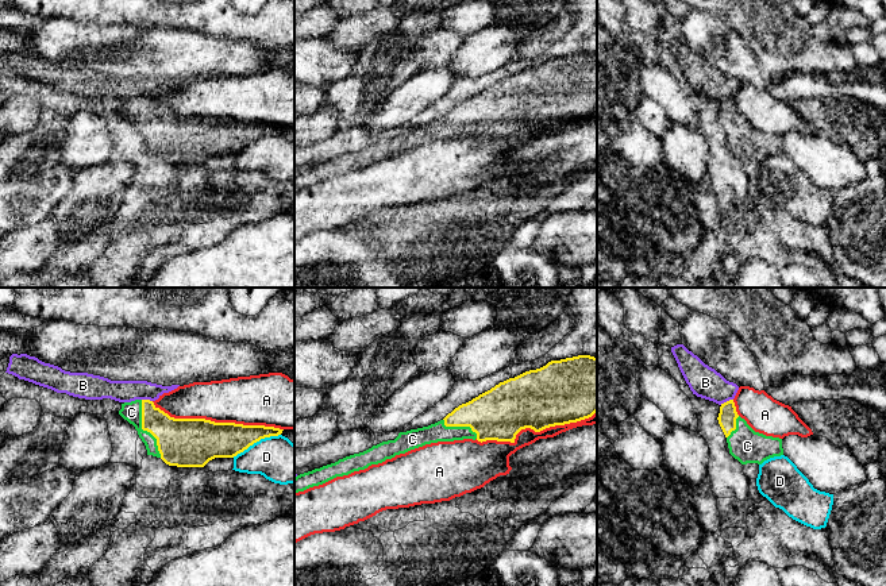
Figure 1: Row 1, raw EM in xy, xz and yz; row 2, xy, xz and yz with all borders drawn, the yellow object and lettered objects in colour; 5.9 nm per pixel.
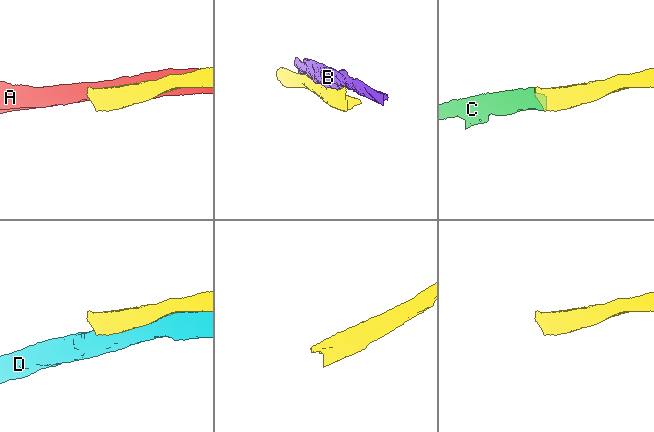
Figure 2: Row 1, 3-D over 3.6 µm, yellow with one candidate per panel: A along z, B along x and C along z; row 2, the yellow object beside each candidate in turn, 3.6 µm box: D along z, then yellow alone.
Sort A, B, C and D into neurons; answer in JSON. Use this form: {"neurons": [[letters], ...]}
{"neurons": [["A"], ["B"], ["C"], ["D"]]}

